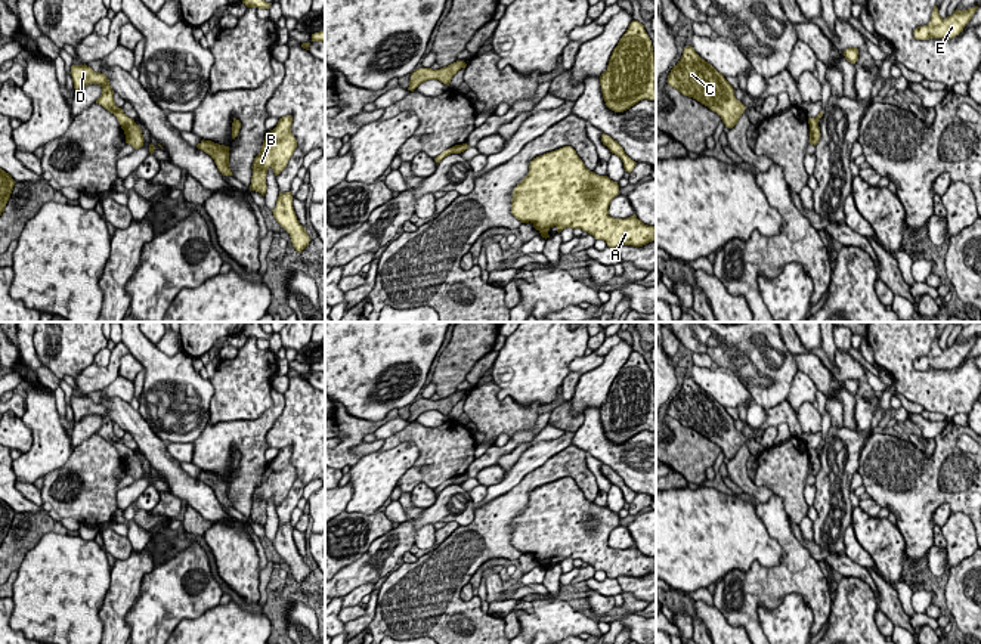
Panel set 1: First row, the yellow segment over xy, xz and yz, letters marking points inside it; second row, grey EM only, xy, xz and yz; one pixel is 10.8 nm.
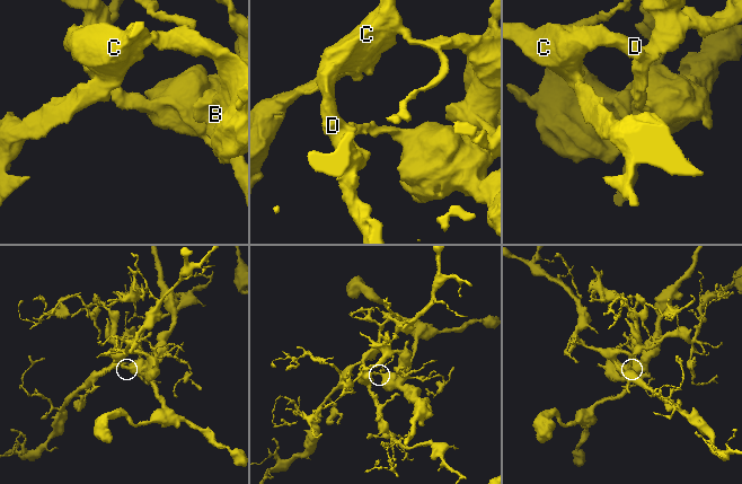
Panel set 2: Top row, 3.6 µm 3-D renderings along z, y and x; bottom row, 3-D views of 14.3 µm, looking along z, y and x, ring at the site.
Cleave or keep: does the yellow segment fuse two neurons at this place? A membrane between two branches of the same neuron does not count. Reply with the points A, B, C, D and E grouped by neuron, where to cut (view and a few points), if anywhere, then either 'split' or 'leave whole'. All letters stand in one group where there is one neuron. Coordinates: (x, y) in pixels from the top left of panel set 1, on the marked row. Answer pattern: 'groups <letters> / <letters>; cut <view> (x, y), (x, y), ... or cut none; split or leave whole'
groups A B / C D E; cut xy (135, 123), (123, 129); split

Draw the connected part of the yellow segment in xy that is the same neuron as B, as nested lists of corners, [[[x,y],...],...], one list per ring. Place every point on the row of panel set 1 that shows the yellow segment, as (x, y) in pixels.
[[[287,115],[279,118],[276,127],[266,133],[260,154],[254,158],[251,165],[253,176],[250,189],[264,196],[267,185],[267,168],[272,167],[275,176],[278,176],[293,157],[297,140],[291,133],[293,117]]]

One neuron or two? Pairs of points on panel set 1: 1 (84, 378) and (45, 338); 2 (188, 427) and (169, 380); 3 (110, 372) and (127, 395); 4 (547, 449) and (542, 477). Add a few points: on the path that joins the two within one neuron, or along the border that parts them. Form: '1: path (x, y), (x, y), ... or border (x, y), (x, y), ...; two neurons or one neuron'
1: border (92, 364), (74, 378); two neurons
2: path (176, 415), (167, 406), (167, 392); one neuron
3: border (118, 374), (99, 390); two neurons
4: border (571, 443), (531, 470), (517, 483); two neurons

